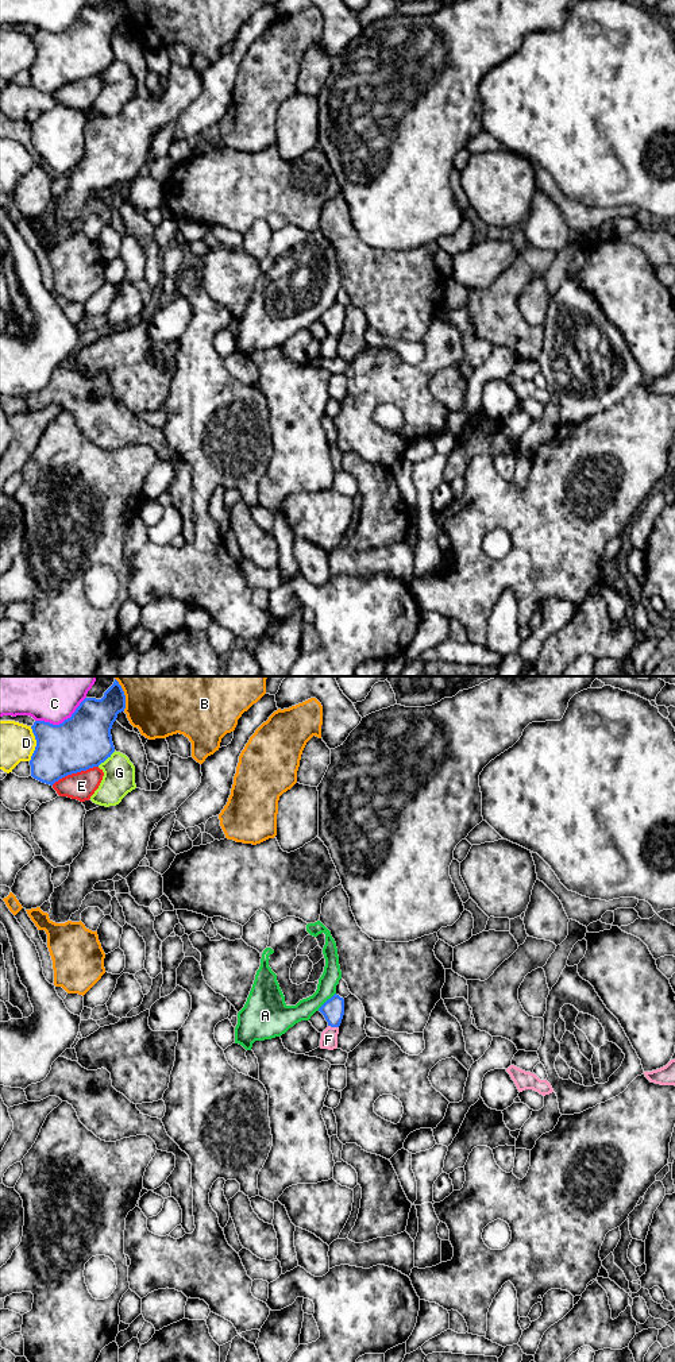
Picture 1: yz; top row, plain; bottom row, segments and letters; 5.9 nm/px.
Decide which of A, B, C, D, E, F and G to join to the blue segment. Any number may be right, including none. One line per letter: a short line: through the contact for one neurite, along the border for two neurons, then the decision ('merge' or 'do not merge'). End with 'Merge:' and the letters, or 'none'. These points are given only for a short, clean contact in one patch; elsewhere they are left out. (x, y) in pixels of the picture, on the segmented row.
A: do not merge
B: do not merge
C: do not merge
D: do not merge
E: do not merge
F: line yz (328, 1025), (338, 1027); do not merge
G: do not merge
Merge: none

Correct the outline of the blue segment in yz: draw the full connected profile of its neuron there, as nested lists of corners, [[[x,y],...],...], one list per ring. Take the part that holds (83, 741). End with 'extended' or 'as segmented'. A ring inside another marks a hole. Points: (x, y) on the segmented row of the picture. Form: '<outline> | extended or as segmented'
[[[115,679],[101,699],[85,698],[62,724],[35,721],[31,776],[53,786],[68,775],[99,767],[115,752],[111,729],[124,709],[126,695]]] | as segmented

